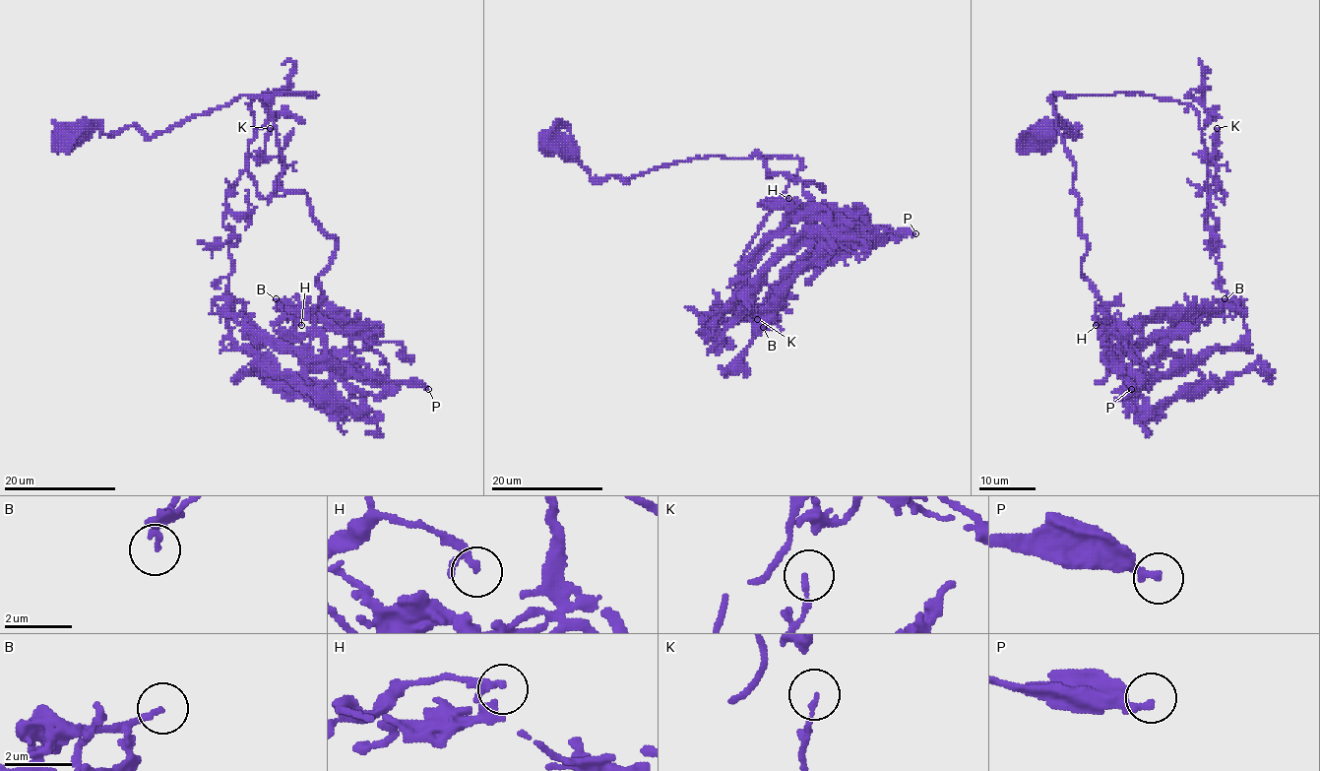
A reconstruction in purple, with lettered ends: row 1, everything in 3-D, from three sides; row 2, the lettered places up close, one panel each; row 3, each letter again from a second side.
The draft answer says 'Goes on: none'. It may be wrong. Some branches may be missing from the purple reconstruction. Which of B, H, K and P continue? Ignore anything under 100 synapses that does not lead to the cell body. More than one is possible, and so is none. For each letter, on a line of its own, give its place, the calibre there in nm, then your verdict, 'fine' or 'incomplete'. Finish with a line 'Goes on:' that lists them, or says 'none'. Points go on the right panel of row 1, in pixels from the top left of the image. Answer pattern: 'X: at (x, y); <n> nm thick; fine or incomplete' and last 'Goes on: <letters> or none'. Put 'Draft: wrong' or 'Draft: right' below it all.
B: at (1225, 298); 170 nm thick; fine
H: at (1096, 325); 150 nm thick; fine
K: at (1217, 128); 90 nm thick; fine
P: at (1131, 389); 260 nm thick; fine
Goes on: none
Draft: right

